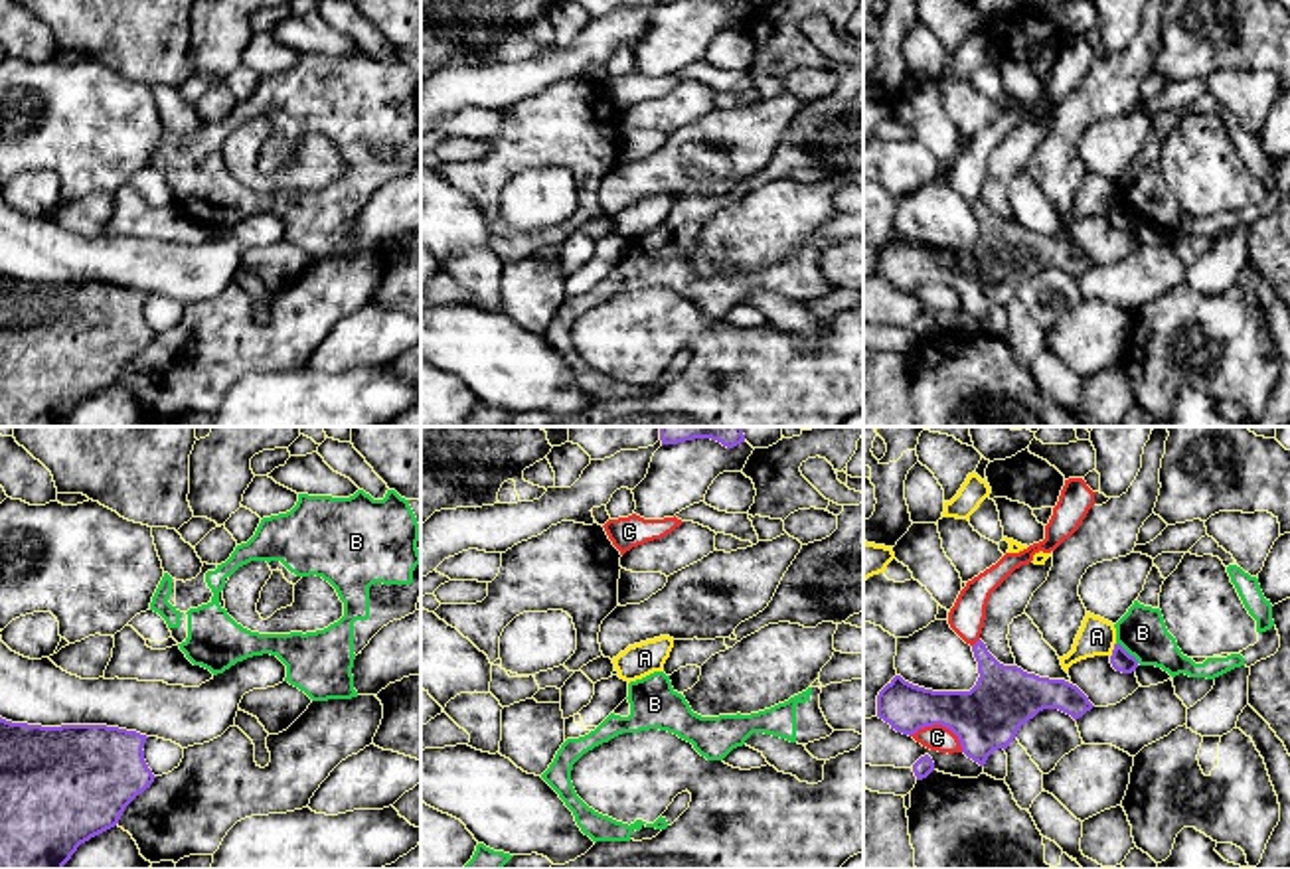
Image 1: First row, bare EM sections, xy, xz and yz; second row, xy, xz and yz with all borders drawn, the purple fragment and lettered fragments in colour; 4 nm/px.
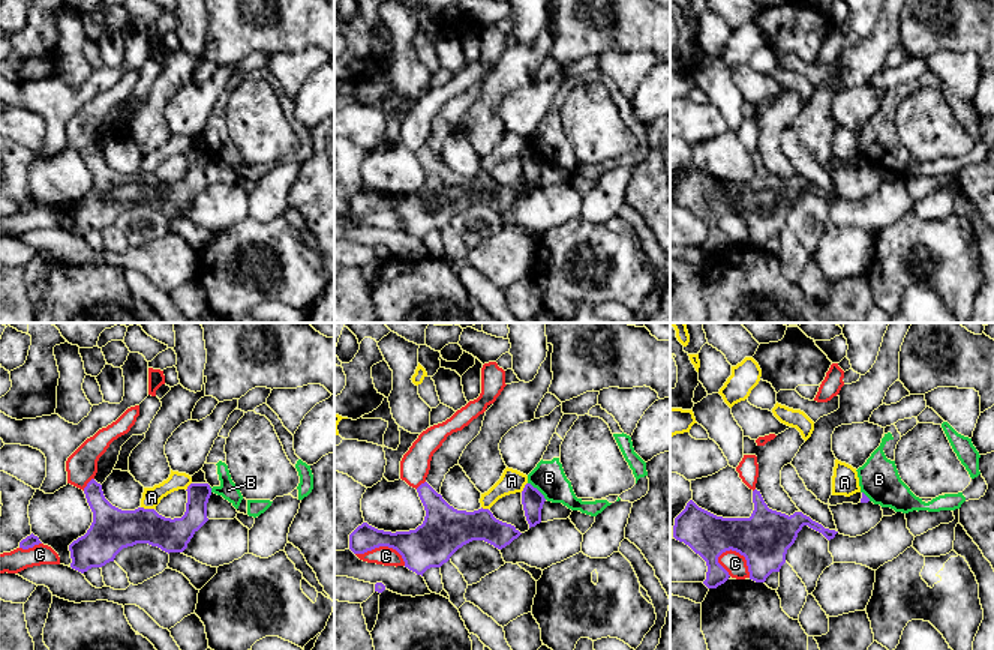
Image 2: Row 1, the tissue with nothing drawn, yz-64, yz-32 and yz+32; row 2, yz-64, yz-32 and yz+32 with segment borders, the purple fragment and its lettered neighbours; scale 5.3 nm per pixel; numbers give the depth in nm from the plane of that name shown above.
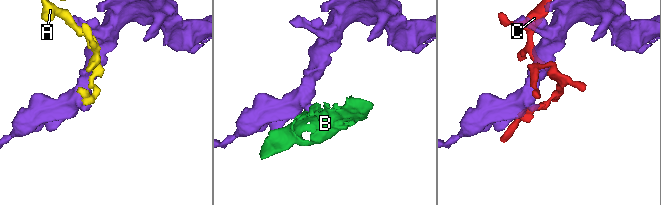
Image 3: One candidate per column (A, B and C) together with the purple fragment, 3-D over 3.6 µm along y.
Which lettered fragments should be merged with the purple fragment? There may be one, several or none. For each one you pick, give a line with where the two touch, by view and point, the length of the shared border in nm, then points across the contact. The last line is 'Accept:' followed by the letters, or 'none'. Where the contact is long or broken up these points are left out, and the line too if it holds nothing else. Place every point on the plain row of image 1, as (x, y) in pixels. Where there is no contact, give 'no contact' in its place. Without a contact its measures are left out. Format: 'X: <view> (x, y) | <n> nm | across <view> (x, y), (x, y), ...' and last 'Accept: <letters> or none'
Accept: none

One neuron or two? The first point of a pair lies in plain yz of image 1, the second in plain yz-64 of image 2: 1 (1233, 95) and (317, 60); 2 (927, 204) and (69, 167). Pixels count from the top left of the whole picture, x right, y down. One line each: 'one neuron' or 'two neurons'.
1: one neuron
2: one neuron

